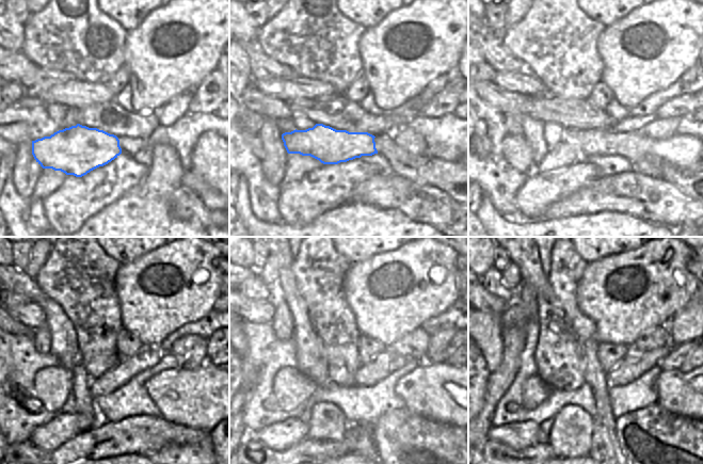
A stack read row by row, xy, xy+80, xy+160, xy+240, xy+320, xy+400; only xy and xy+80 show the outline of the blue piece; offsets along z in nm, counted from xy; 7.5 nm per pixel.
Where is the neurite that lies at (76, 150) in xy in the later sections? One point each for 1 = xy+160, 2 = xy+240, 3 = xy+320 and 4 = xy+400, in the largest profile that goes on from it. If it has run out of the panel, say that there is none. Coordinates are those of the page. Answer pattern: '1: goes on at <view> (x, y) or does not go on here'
1: goes on at xy+160 (648, 156)
2: goes on at xy+240 (201, 398)
3: goes on at xy+320 (438, 392)
4: goes on at xy+400 (684, 394)

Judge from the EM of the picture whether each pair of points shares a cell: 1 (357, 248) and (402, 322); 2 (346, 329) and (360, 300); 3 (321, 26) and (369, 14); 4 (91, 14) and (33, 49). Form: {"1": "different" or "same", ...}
{"1": "different", "2": "different", "3": "different", "4": "same"}

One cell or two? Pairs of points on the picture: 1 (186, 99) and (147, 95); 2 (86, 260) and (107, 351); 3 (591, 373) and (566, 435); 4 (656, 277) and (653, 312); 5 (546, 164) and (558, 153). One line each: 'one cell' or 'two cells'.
1: two cells
2: one cell
3: two cells
4: one cell
5: one cell

